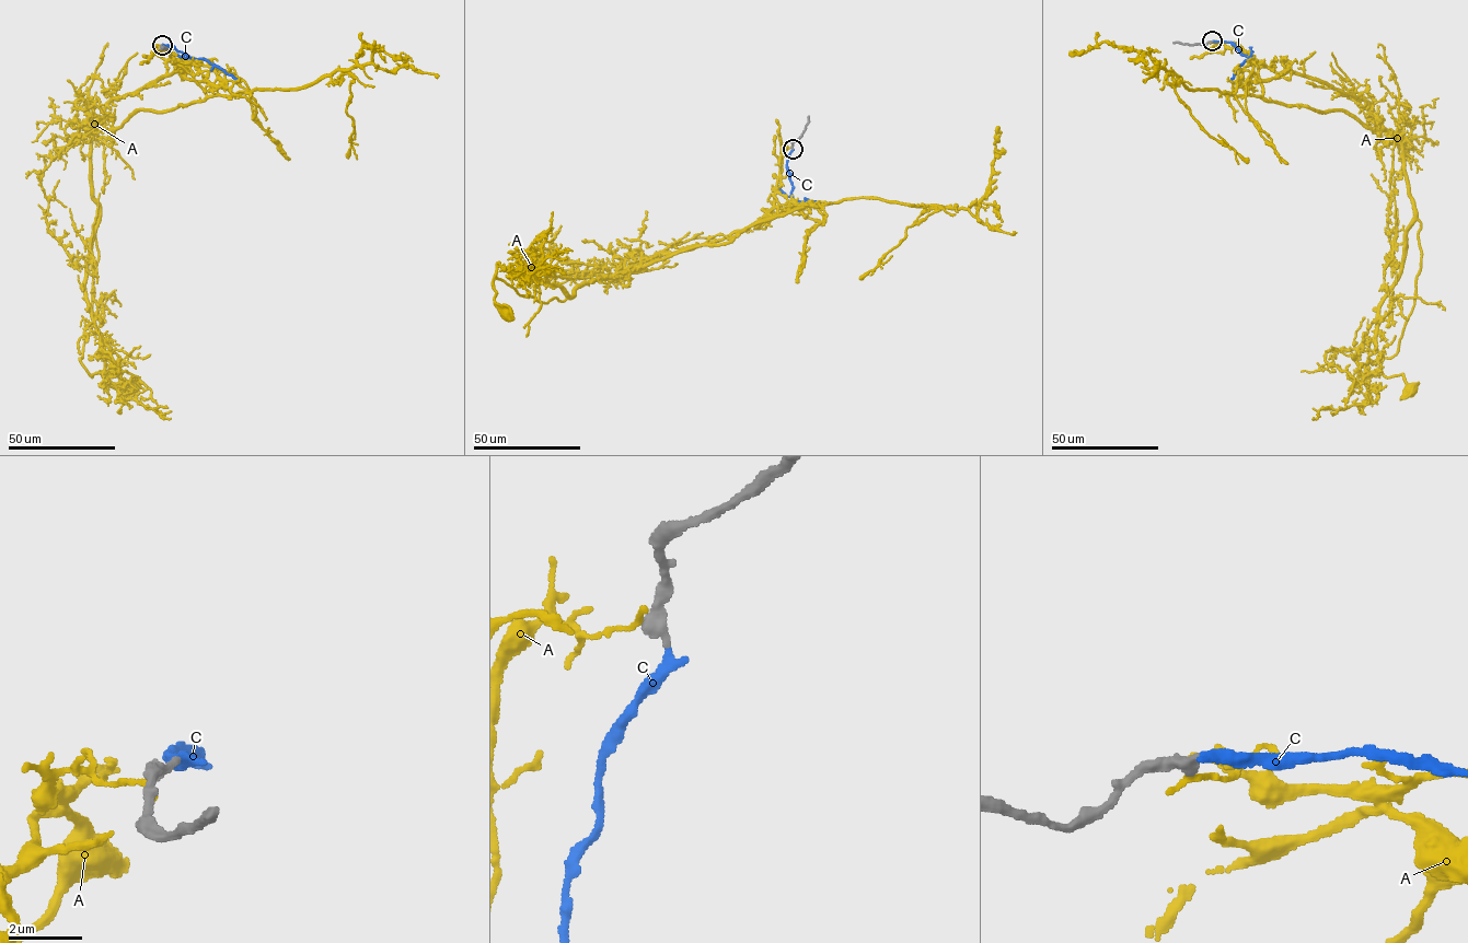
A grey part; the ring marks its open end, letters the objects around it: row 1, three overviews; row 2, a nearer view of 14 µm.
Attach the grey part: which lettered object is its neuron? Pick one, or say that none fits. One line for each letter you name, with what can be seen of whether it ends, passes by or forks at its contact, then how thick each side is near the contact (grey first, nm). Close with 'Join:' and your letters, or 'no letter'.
C: it ends | 360/300 nm
Join: C

